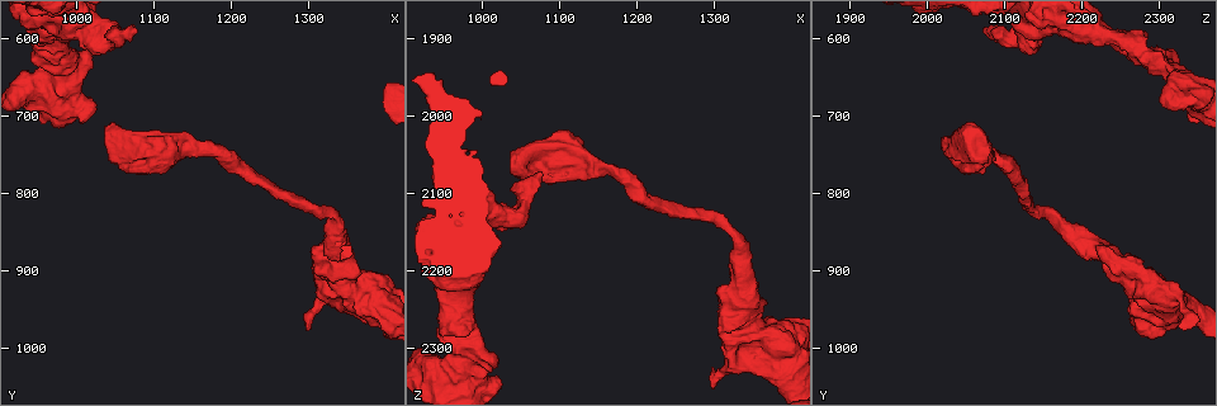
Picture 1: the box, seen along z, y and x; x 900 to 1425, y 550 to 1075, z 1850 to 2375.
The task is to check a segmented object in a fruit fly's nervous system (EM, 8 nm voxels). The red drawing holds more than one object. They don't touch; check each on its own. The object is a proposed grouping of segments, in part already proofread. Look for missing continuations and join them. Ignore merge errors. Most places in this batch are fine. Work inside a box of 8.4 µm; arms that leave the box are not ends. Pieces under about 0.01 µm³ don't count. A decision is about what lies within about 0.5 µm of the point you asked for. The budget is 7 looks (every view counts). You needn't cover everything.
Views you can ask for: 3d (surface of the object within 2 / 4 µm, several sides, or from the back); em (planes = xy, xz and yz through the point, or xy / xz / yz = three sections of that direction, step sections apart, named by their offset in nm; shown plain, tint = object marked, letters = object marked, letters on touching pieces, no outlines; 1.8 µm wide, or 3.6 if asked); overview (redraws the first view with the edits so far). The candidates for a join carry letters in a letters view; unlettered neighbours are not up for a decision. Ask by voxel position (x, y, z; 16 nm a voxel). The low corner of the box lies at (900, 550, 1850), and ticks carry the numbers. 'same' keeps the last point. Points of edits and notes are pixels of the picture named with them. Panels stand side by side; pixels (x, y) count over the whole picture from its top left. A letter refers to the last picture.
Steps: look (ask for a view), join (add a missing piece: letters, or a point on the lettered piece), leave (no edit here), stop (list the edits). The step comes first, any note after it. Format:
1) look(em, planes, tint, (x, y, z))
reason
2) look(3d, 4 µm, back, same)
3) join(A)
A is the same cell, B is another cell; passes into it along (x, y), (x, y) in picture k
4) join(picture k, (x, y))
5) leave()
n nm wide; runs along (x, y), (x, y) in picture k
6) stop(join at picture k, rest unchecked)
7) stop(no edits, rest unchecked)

look(3d, 2 µm, (1040, 710, 2050))
thick end

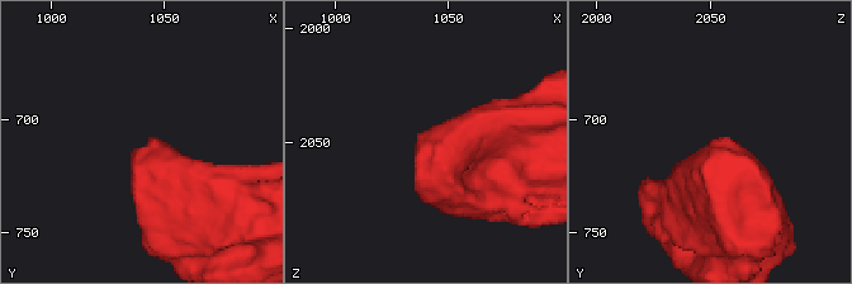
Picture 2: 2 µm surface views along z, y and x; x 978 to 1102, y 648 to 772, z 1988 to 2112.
look(em, planes, letters, (1042, 710, 2053))
shape alone is not enough

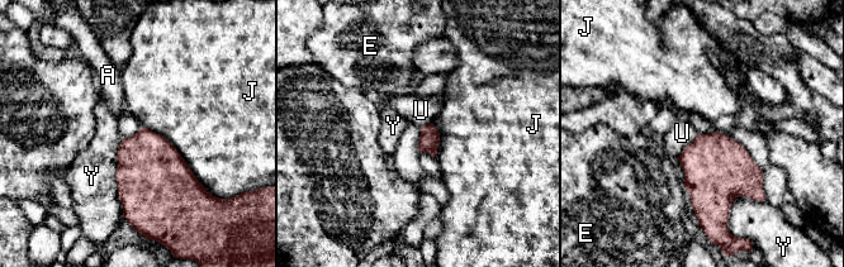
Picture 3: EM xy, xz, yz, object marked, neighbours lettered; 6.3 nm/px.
leave()
A, E, J, U and Y are other cells; none of them fits

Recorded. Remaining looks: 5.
look(3d, 4 µm, (1075, 585, 2075))
free end

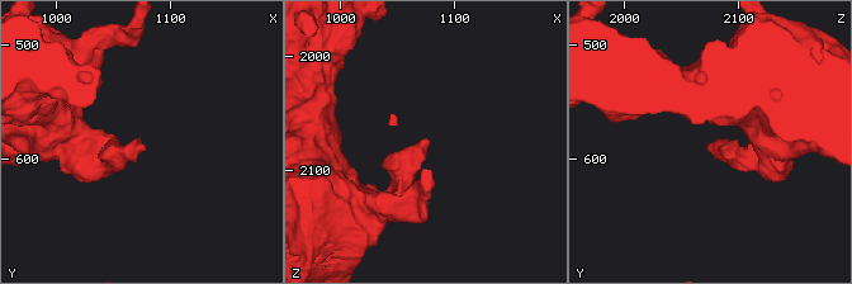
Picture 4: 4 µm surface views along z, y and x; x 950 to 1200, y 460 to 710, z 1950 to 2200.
look(em, xz, step 8, letters, (1074, 586, 2072))
shape alone is not enough

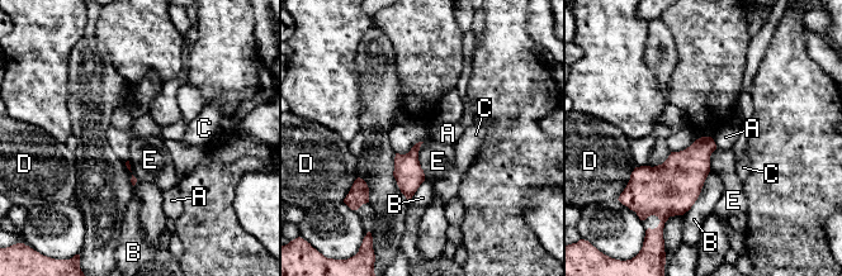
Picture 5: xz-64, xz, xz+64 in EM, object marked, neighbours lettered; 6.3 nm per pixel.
leave()
A, B, C, D and E are other cells; border along (422, 142), (419, 163), (425, 179) in picture 5; no lettered piece goes on from it

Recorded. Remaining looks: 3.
look(em, 3.6 µm, planes, letters, (965, 665, 2340))

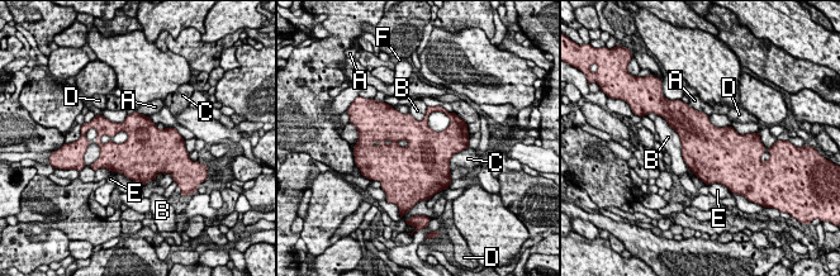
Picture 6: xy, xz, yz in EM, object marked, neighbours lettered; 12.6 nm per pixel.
leave()
A, B, C, D, E and F are other cells; border along (664, 119), (691, 170) in picture 6; none of them fits

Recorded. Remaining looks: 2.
stop(no edits, rest unchecked)

